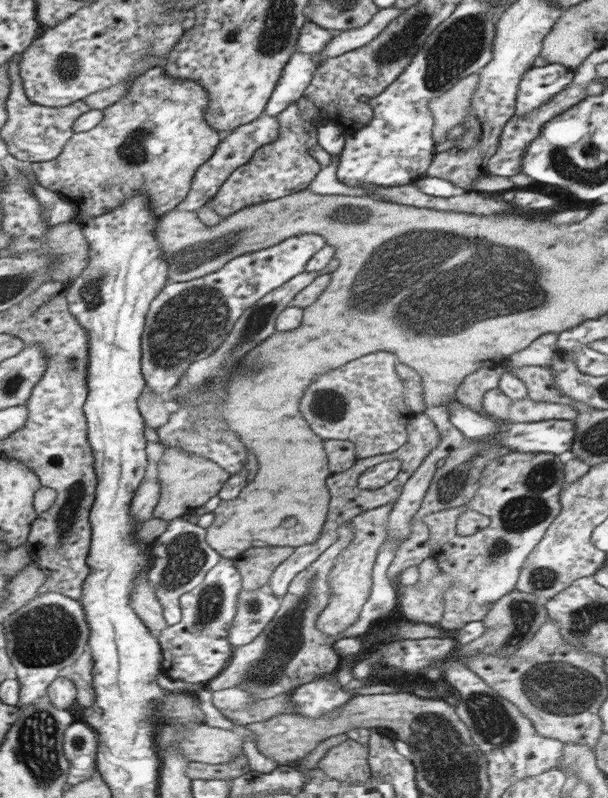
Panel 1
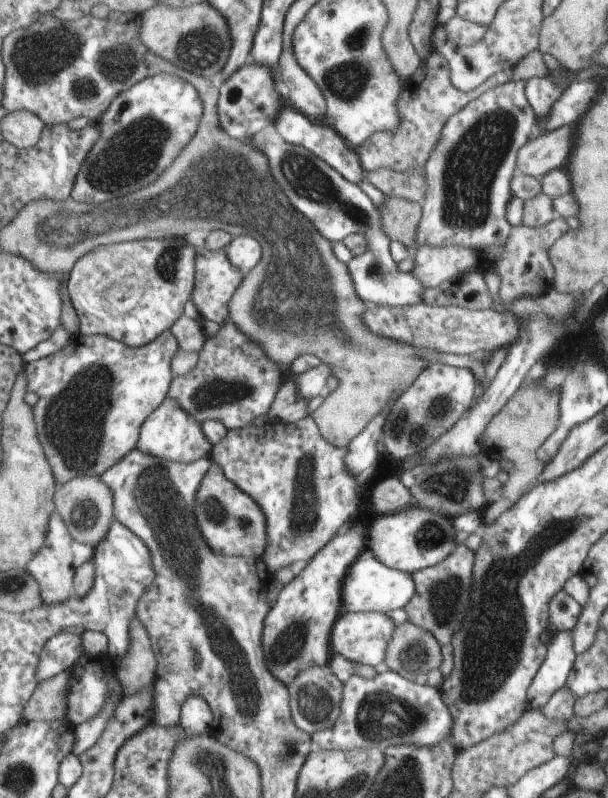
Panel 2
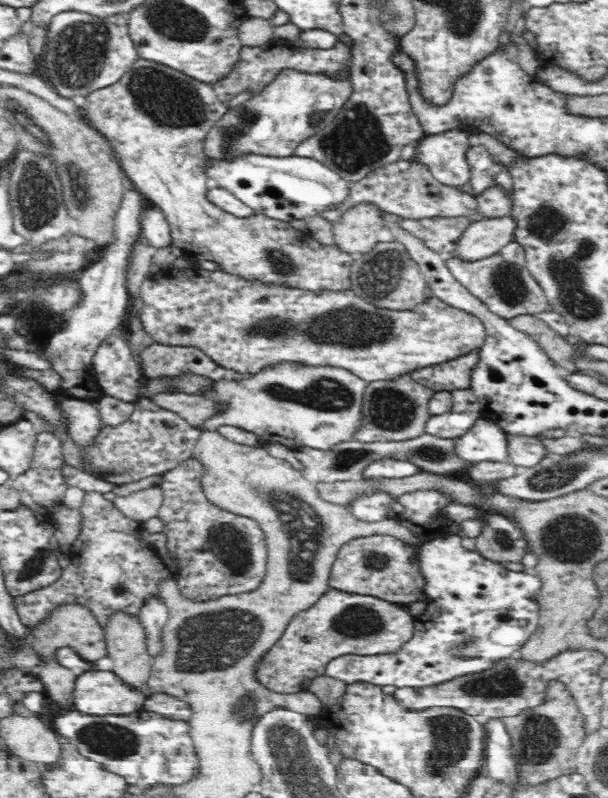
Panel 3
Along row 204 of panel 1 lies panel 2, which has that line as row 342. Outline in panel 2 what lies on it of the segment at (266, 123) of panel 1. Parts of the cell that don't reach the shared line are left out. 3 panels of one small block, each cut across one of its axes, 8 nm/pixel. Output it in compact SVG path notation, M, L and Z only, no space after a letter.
M191 300L187 304L187 312L183 314L183 318L171 328L171 332L179 338L181 350L185 352L203 352L205 348L205 338L203 338L203 326L201 326L203 314L197 310L195 302Z

